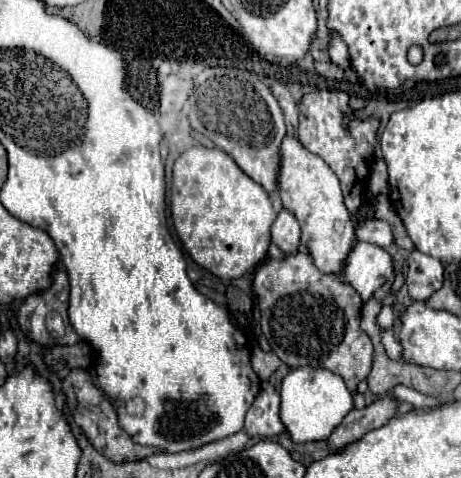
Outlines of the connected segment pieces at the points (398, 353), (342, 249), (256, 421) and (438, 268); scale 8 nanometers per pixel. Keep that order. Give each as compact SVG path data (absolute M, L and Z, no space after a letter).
M383 330L381 342L383 342L387 354L389 354L393 360L401 360L401 358L403 358L403 346L401 346L401 342L399 342L399 338L395 336L393 330Z
M285 136L281 144L281 170L279 170L279 196L283 206L291 210L301 226L301 244L307 246L313 262L325 274L343 276L345 260L357 242L355 224L345 208L343 192L335 172L325 164L323 158L311 154L301 146L297 138Z
M263 384L245 416L245 432L257 438L273 438L283 430L285 426L279 418L279 392L271 384Z
M419 250L407 258L407 288L413 300L427 300L443 286L443 264Z

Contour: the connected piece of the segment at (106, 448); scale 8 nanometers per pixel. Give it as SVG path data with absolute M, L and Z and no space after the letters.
M73 370L65 380L63 380L63 390L67 394L67 402L69 408L73 412L75 422L81 426L81 430L87 434L87 438L91 440L91 444L105 454L109 460L113 462L125 462L125 460L135 460L135 458L145 458L149 454L157 454L161 450L151 448L151 446L139 446L135 442L131 442L129 434L119 426L117 422L117 410L113 406L113 402L109 402L103 392L93 384L91 376L85 370Z

